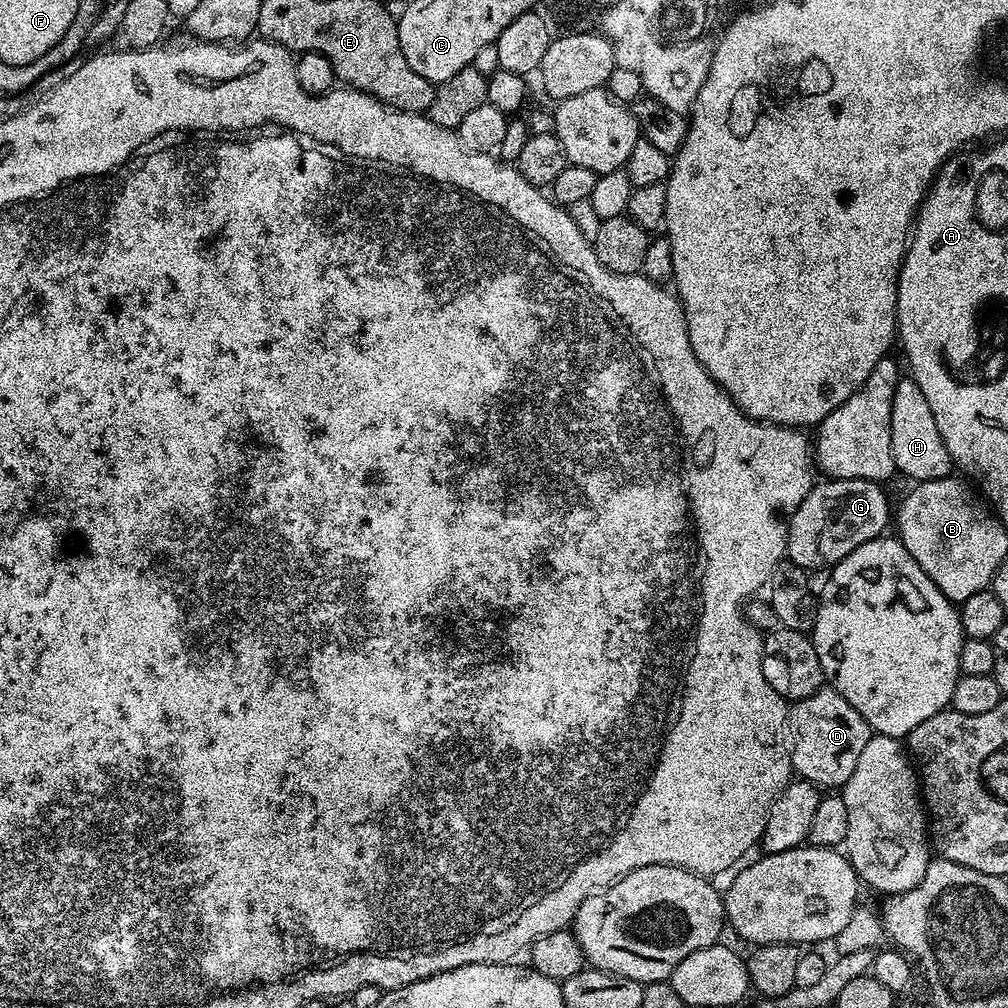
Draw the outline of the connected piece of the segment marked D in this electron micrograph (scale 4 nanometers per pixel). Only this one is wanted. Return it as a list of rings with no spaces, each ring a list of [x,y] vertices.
[[[830,686],[819,688],[810,698],[802,698],[791,705],[790,751],[793,773],[801,780],[809,780],[821,790],[840,790],[854,774],[859,754],[874,735],[872,727]]]

